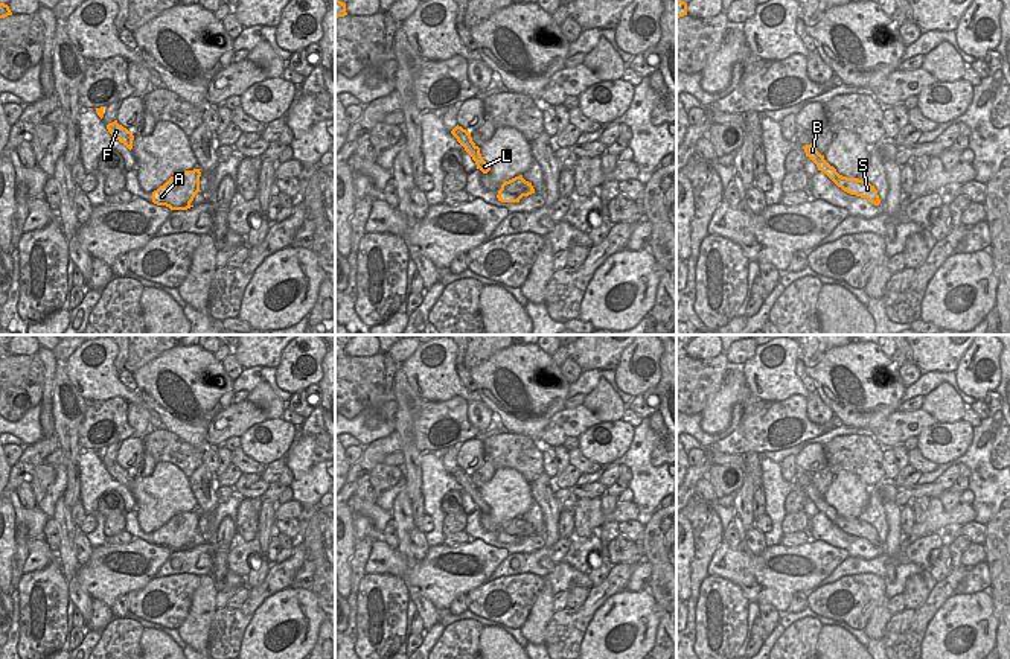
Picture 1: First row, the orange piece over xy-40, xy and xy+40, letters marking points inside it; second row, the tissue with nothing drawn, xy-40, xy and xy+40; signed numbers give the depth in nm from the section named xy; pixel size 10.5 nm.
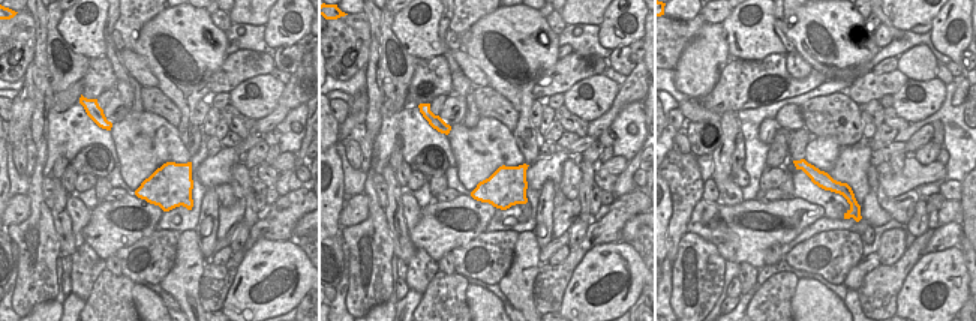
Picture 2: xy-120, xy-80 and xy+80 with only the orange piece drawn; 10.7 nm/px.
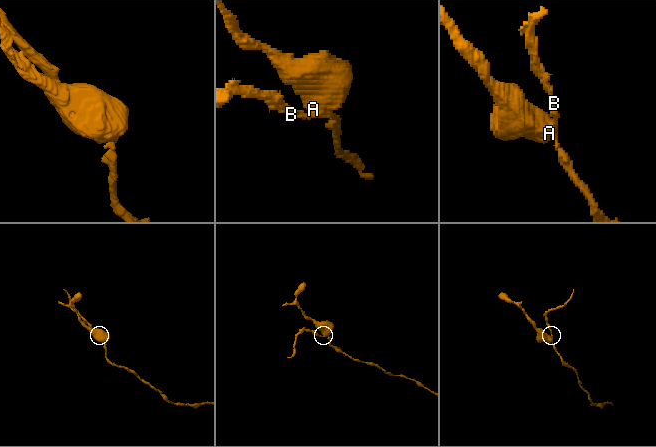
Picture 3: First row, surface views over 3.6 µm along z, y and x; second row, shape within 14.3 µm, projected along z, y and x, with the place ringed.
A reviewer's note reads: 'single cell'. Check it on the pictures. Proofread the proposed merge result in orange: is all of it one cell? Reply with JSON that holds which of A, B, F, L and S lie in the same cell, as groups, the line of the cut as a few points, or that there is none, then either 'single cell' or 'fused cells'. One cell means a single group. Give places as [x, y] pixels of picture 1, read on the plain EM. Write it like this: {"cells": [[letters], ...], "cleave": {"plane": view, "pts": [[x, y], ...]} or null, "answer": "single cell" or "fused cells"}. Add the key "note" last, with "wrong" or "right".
{"cells": [["A"], ["B", "F", "L", "S"]], "cleave": {"plane": "xy", "pts": [[503, 527], [503, 530]]}, "answer": "fused cells", "note": "wrong"}

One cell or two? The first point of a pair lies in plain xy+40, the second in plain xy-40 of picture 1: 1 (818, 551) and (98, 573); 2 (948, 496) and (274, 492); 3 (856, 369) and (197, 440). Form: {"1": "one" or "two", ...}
{"1": "one", "2": "two", "3": "one"}

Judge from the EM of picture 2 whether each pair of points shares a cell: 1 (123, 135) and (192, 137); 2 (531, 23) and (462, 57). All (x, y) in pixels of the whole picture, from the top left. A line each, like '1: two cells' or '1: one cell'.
1: two cells
2: two cells

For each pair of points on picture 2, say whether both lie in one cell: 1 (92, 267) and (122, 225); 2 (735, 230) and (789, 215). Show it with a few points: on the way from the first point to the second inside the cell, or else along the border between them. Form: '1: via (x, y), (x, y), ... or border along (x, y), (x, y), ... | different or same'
1: border along (86, 224), (83, 240), (104, 260) | different
2: via (753, 231), (792, 230) | same

